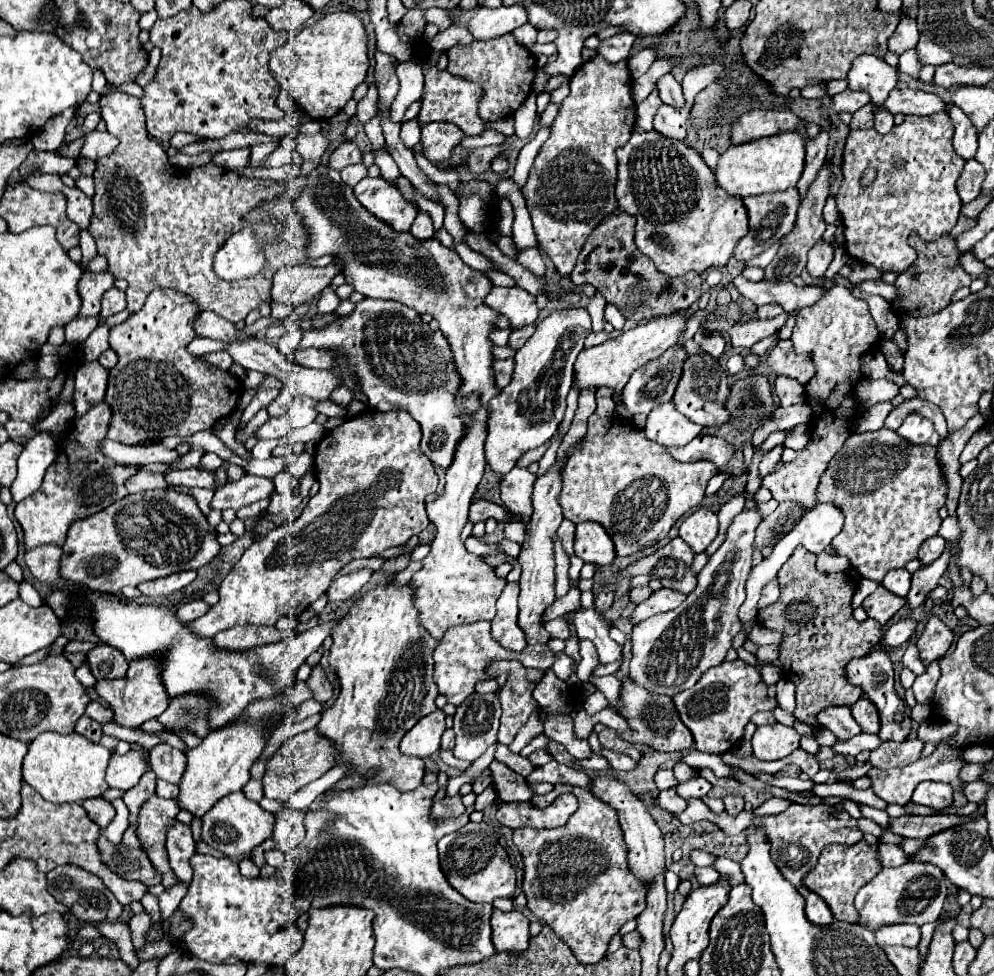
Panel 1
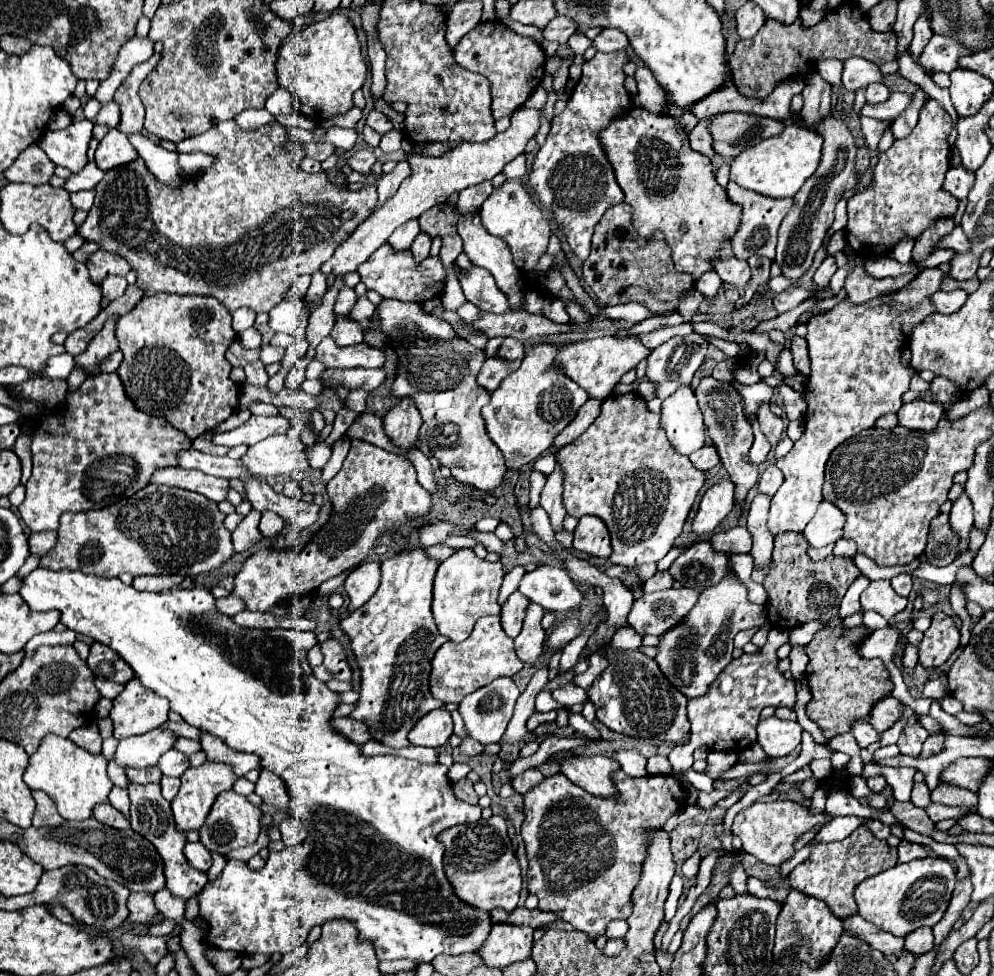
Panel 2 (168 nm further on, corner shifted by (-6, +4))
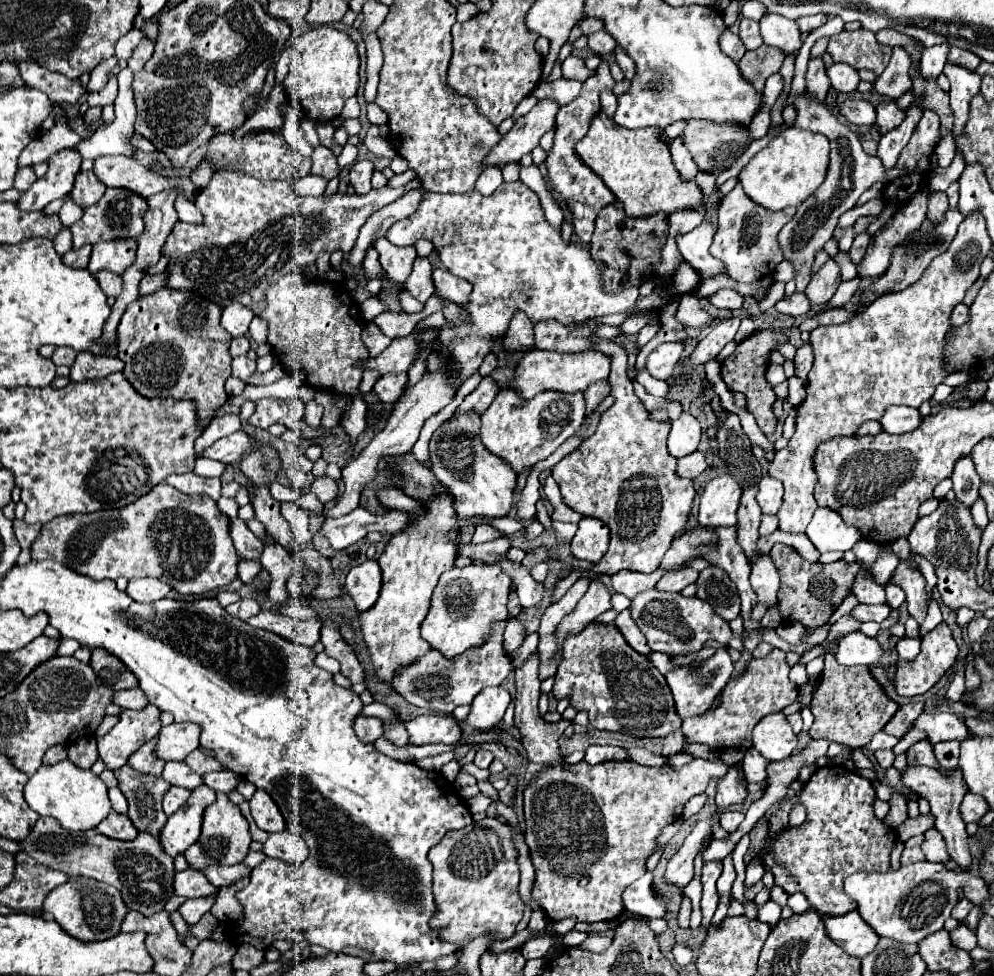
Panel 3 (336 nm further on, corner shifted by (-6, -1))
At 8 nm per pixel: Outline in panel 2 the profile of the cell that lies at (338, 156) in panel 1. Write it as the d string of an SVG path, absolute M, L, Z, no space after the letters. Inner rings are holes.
M360 149L360 151L356 151L352 157L346 159L346 163L348 163L354 171L360 171L360 173L370 173L374 161L376 161L376 157L374 157L372 149Z

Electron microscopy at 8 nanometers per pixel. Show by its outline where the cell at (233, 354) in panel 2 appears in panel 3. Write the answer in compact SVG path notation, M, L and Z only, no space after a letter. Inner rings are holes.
M246 336L232 338L232 342L230 342L230 356L234 358L236 354L246 354L248 348L250 348L250 340Z

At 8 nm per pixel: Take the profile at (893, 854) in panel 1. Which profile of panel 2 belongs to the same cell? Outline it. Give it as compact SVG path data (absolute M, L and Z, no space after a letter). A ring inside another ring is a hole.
M900 841L898 845L898 861L906 863L906 861L912 861L912 859L918 859L918 857L926 857L928 853L918 845L918 843L910 843L910 841Z

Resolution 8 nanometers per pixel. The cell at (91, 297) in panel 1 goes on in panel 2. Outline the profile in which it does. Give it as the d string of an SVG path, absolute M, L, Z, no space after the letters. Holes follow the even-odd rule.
M102 249L90 257L86 267L90 271L90 281L94 283L102 283L110 275L124 275L130 271L130 265L122 261L122 257L114 257L114 253L102 253Z

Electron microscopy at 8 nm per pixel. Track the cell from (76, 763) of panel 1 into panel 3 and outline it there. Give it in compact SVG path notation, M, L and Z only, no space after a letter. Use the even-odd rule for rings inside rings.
M62 760L54 766L42 766L40 770L36 770L36 774L30 776L28 784L24 786L24 798L28 806L42 818L50 816L64 830L72 832L92 830L112 812L106 784L100 780L100 776L74 766L70 760Z

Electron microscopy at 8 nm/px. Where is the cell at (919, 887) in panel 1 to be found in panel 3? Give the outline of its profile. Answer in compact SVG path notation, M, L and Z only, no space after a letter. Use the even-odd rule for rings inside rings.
M924 860L910 866L900 866L896 872L852 874L844 882L844 890L856 900L860 916L878 936L910 944L942 930L944 920L950 918L950 910L958 902L958 888L966 880L966 872L952 872L944 864L932 864Z

